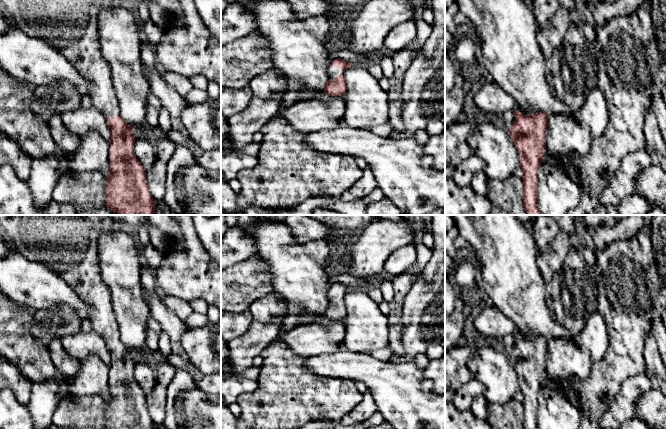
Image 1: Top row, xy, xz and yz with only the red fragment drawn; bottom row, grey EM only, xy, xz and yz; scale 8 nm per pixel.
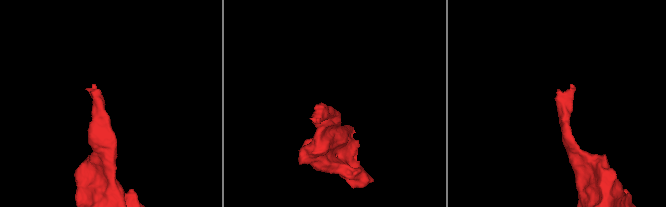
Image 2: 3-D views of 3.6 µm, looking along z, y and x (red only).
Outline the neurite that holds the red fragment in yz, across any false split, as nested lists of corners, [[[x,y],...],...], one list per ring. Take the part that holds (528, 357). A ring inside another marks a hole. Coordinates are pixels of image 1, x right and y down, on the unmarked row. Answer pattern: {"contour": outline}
{"contour": [[[519,331],[514,332],[514,348],[508,353],[519,378],[524,408],[523,429],[538,429],[538,393],[546,377],[546,353],[548,339],[544,335],[527,340]]]}

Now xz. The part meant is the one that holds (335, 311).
{"contour": [[[336,283],[328,291],[328,306],[324,311],[324,316],[329,320],[342,320],[347,314],[345,307],[345,295],[351,288],[345,284]]]}

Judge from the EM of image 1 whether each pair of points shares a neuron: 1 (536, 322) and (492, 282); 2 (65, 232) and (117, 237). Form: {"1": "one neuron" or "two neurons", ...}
{"1": "one neuron", "2": "two neurons"}

